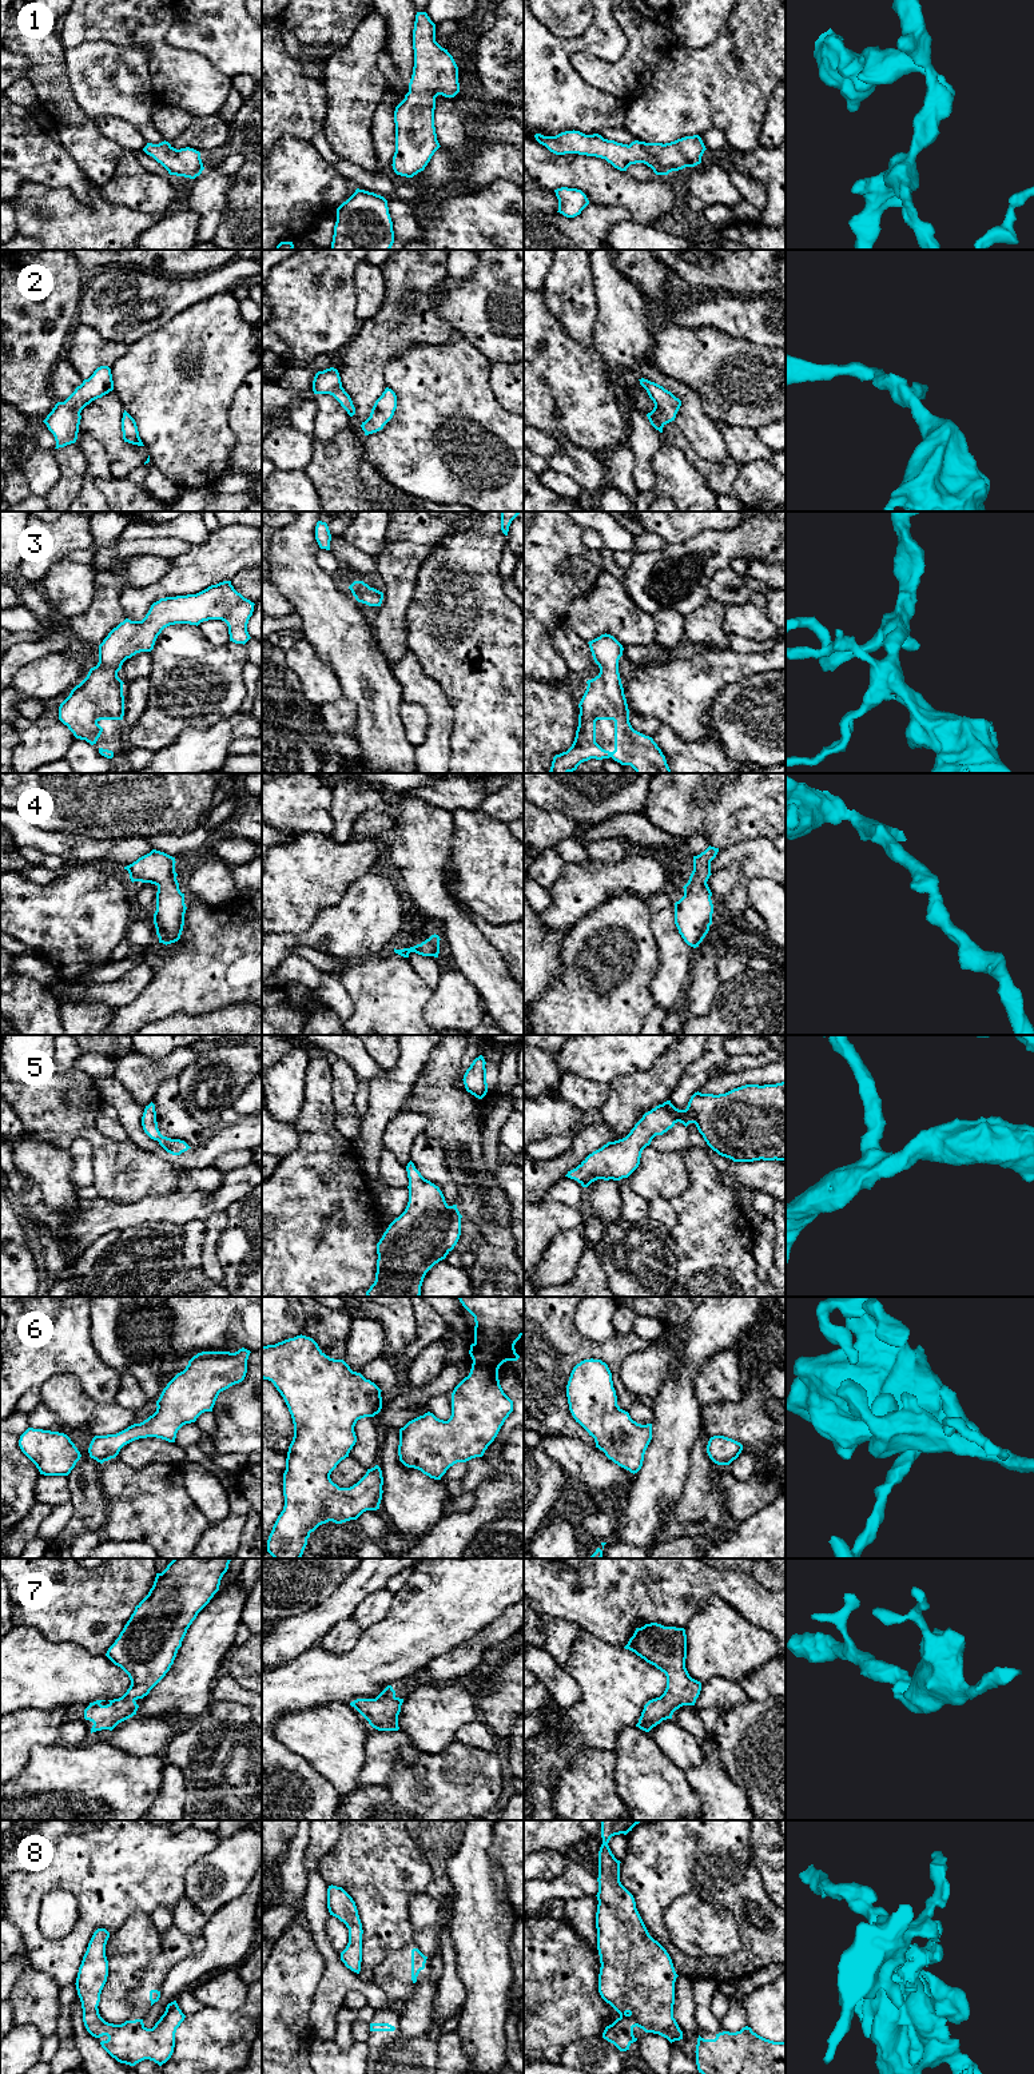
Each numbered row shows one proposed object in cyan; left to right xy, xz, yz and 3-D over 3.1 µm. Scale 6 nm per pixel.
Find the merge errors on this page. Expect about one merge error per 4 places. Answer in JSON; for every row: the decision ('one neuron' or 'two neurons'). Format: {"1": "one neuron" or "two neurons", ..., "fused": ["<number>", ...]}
{"1": "one neuron", "2": "one neuron", "3": "one neuron", "4": "one neuron", "5": "one neuron", "6": "one neuron", "7": "one neuron", "8": "one neuron", "fused": []}

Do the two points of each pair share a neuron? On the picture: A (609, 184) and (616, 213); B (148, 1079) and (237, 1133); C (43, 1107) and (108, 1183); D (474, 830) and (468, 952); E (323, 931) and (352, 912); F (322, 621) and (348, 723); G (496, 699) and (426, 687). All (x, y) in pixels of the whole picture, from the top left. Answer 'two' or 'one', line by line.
A: two
B: two
C: one
D: two
E: one
F: two
G: two

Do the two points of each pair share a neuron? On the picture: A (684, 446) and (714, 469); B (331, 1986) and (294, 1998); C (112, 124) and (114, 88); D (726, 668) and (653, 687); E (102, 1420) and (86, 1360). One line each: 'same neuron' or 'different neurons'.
A: same neuron
B: different neurons
C: different neurons
D: same neuron
E: different neurons

